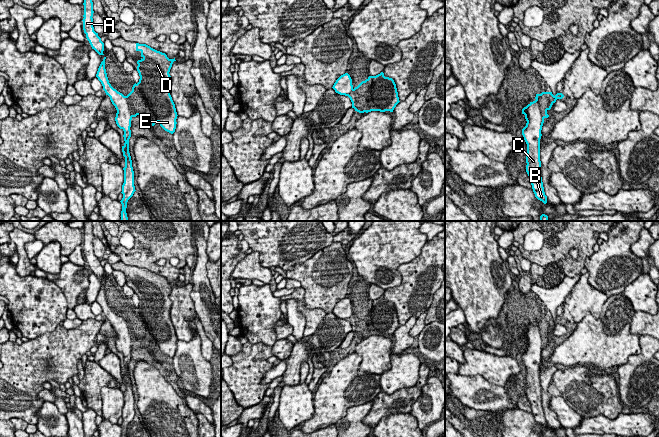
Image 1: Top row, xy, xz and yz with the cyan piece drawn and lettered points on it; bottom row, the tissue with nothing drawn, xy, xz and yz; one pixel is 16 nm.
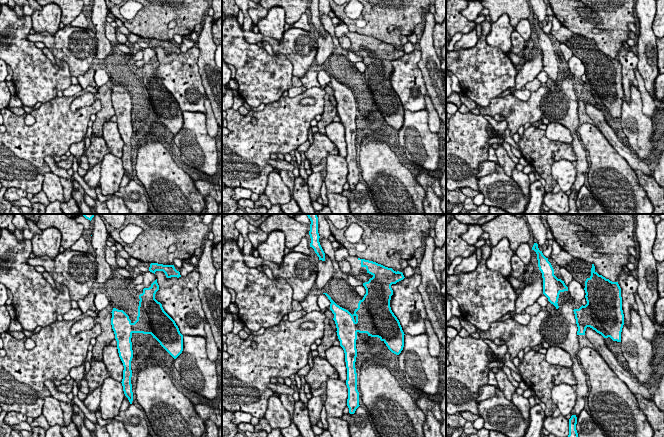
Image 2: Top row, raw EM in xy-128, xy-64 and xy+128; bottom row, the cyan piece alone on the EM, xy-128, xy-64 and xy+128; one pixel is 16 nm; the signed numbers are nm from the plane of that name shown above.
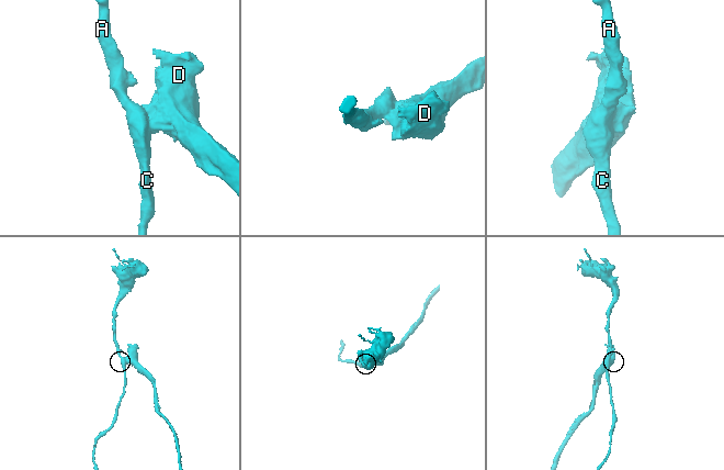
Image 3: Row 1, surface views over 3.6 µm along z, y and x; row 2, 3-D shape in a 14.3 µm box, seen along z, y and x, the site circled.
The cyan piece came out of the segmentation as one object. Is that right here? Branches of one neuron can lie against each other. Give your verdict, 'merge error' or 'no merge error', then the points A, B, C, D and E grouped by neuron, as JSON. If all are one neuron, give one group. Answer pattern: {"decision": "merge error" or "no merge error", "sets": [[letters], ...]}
{"decision": "merge error", "sets": [["A", "B", "C"], ["D", "E"]]}

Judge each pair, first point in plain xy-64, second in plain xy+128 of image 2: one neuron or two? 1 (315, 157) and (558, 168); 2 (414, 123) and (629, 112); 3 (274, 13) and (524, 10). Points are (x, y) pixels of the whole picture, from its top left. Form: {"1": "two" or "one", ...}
{"1": "two", "2": "one", "3": "two"}

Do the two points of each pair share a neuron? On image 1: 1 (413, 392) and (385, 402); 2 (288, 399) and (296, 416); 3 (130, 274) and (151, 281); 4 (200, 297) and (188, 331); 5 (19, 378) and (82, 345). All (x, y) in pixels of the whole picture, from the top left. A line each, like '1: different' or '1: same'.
1: same
2: same
3: same
4: different
5: same

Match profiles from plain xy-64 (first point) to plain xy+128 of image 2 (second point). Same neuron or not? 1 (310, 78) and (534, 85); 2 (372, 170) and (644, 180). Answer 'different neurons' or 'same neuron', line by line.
1: same neuron
2: different neurons

